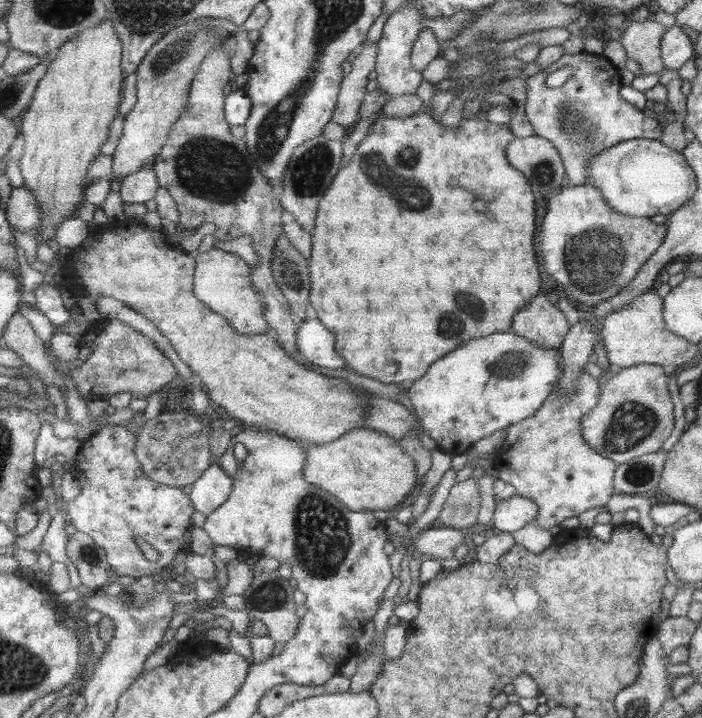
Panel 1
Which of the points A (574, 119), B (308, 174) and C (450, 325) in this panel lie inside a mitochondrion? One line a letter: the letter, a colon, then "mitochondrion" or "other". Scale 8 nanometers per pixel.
A: mitochondrion
B: mitochondrion
C: mitochondrion

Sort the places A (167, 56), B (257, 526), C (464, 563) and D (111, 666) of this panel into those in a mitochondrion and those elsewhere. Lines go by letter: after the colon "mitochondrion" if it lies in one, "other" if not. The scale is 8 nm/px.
A: mitochondrion
B: other
C: other
D: other

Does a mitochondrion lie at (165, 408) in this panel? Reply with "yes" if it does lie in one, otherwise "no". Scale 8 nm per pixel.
no

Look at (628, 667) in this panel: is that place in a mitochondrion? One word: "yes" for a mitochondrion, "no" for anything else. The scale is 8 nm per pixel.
no

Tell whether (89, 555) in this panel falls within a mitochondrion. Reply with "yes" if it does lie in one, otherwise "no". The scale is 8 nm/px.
yes

